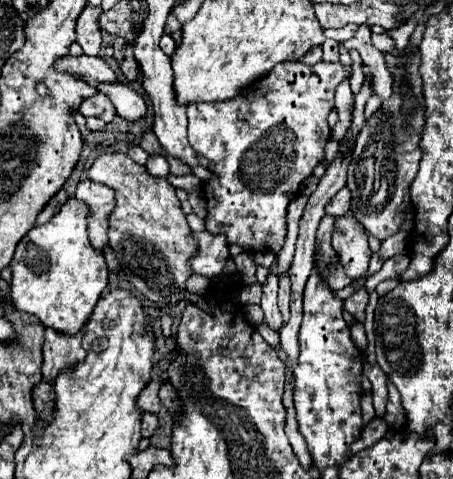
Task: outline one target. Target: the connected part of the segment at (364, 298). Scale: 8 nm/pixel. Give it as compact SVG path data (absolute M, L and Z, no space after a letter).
M364 287L355 291L352 296L345 300L347 312L360 322L365 321L365 309L369 302L369 295Z

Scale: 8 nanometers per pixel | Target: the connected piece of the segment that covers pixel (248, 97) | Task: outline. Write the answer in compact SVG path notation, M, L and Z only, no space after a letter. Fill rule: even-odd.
M321 61L313 66L282 62L232 100L188 104L190 146L210 160L210 182L216 184L202 188L204 196L210 198L206 200L206 230L210 234L224 234L230 244L238 244L246 252L270 250L272 254L278 254L282 250L288 204L298 196L300 184L312 176L312 170L324 158L324 144L330 140L330 126L326 118L334 108L334 92L338 84L350 76L352 68L346 68L340 62Z

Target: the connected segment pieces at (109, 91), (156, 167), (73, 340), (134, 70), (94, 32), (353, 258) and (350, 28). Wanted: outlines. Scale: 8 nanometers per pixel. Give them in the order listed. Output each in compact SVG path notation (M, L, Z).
M102 84L98 88L100 92L104 92L112 104L118 110L118 116L126 118L126 120L140 120L146 116L146 102L142 98L140 92L136 92L134 88L130 88L128 84Z
M150 156L148 164L146 164L146 170L148 170L150 176L158 176L158 178L166 178L168 172L170 172L164 156Z
M48 328L44 336L44 364L42 364L42 376L46 382L54 382L60 372L72 370L78 362L84 360L84 348L80 344L80 336L84 334L84 328L76 336L64 336L56 330Z
M132 42L126 44L124 48L124 60L122 60L122 72L128 80L134 80L136 74L138 74L138 66L136 66L136 60L134 60L134 52L132 52Z
M86 6L76 24L78 44L82 46L84 54L88 54L88 56L98 56L100 46L102 46L102 30L100 30L100 22L98 22L100 14L102 14L100 8Z
M354 216L336 218L332 246L338 252L344 270L348 270L348 276L358 280L366 274L372 250L368 246L368 236L360 220L356 220Z
M348 24L340 29L324 29L324 35L328 39L333 39L340 43L352 38L357 29L357 24Z

